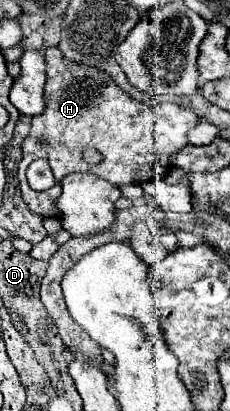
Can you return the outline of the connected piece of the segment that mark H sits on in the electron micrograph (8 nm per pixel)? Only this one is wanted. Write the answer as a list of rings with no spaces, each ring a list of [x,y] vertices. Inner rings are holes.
[[[60,48],[44,50],[44,60],[46,60],[46,86],[44,86],[46,108],[42,114],[32,116],[32,128],[28,138],[22,142],[22,160],[18,164],[22,198],[32,212],[40,216],[56,214],[54,202],[56,196],[61,194],[62,178],[70,172],[92,172],[116,186],[144,184],[146,180],[152,180],[154,174],[168,174],[168,170],[172,168],[168,156],[182,150],[188,144],[186,132],[198,120],[198,116],[190,108],[158,98],[152,98],[148,102],[134,100],[122,88],[118,88],[116,82],[106,72],[66,60]],[[40,138],[44,138],[46,144],[38,144],[36,140]],[[84,148],[100,150],[104,160],[98,166],[88,164],[82,158]],[[38,158],[48,160],[56,178],[56,184],[44,192],[32,190],[26,180],[28,164]]]

